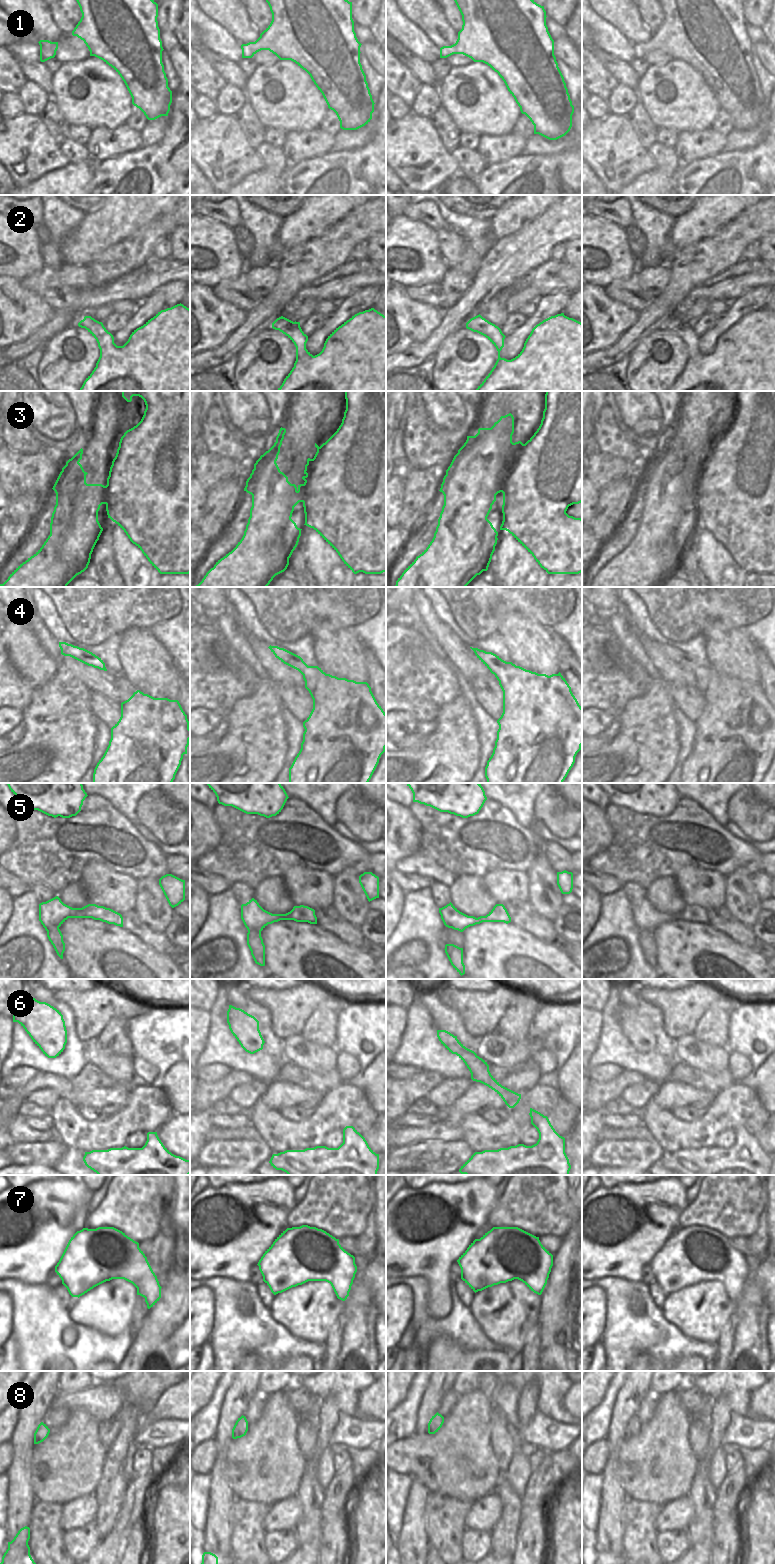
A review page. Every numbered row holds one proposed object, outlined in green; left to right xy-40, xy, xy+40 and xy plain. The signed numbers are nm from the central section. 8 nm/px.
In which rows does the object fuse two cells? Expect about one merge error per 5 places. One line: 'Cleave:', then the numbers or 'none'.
Cleave: none

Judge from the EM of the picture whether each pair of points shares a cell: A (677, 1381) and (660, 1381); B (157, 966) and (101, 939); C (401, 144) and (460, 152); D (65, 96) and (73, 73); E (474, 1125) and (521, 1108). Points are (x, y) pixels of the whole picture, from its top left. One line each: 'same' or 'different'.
A: same
B: same
C: different
D: same
E: same

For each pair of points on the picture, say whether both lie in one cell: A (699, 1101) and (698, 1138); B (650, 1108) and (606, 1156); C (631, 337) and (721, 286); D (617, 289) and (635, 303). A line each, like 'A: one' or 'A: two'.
A: two
B: two
C: two
D: one

